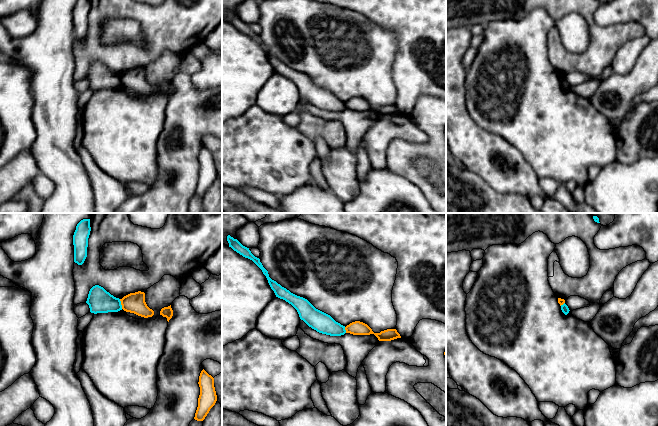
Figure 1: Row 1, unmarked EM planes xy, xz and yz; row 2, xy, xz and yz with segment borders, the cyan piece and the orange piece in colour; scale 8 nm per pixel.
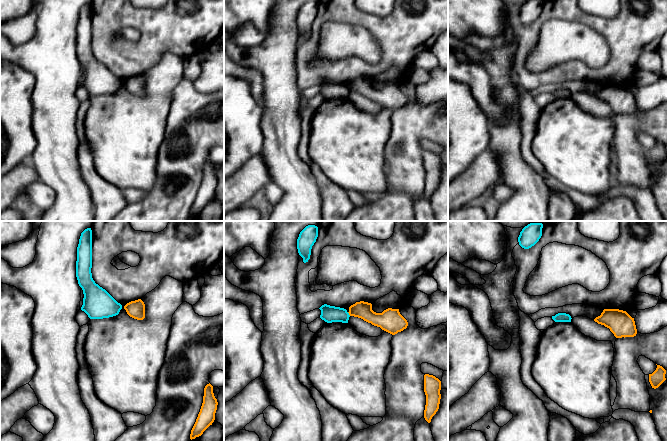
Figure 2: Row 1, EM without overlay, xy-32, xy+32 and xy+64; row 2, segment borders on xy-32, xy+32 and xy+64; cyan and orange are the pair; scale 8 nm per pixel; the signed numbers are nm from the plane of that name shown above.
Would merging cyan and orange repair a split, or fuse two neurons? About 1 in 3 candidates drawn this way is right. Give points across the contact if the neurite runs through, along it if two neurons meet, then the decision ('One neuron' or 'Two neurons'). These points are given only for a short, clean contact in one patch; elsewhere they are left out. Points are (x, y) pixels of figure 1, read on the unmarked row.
Boundary: xy (119, 75), (122, 84). Two neurons

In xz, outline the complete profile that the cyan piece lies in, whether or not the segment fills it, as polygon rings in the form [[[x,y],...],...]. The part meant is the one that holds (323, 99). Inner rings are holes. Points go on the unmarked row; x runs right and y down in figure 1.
[[[230,11],[227,12],[227,17],[229,19],[229,23],[243,33],[252,36],[262,46],[276,73],[291,80],[297,86],[300,95],[303,96],[309,103],[319,109],[330,112],[341,112],[346,109],[345,102],[336,98],[330,91],[316,85],[307,75],[291,69],[276,57],[272,56],[269,53],[268,47],[260,38],[260,35],[255,33],[249,24],[243,22],[237,15],[234,15]]]

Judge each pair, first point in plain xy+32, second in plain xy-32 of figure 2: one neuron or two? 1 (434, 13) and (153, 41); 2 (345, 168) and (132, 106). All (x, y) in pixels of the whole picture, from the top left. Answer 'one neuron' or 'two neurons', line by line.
1: one neuron
2: one neuron

